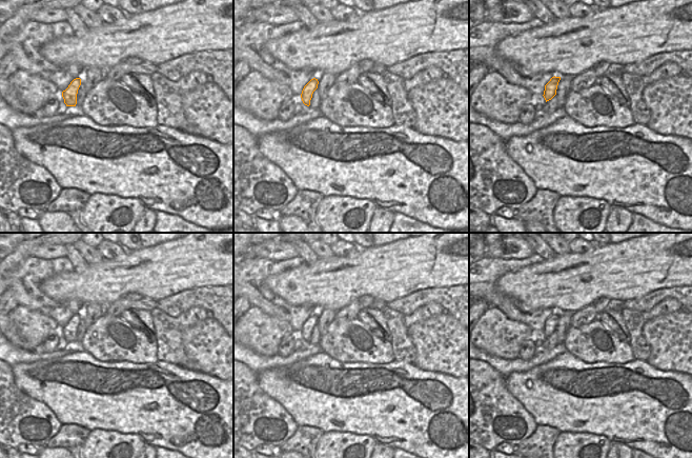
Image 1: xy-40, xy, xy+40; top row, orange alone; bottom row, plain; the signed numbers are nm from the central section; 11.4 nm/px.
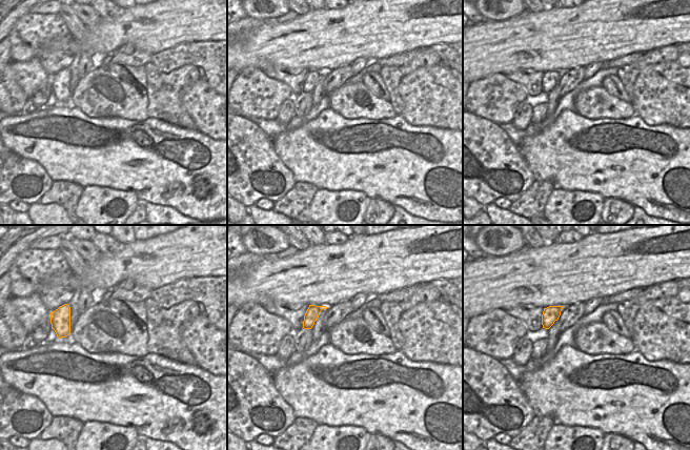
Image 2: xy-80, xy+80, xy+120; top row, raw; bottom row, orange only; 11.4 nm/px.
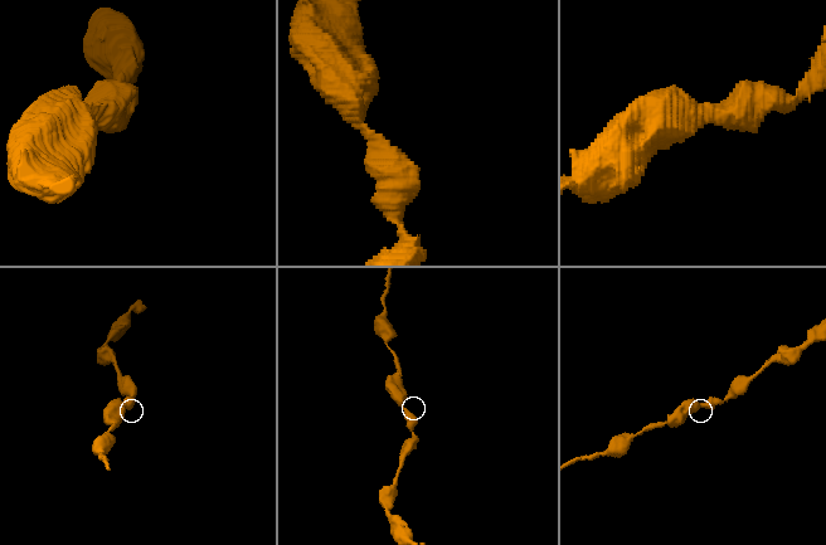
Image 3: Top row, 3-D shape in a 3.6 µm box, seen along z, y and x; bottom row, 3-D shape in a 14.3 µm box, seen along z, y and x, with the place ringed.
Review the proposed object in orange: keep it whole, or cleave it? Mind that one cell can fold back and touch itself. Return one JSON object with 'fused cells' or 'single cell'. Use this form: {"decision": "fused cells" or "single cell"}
{"decision": "single cell"}

